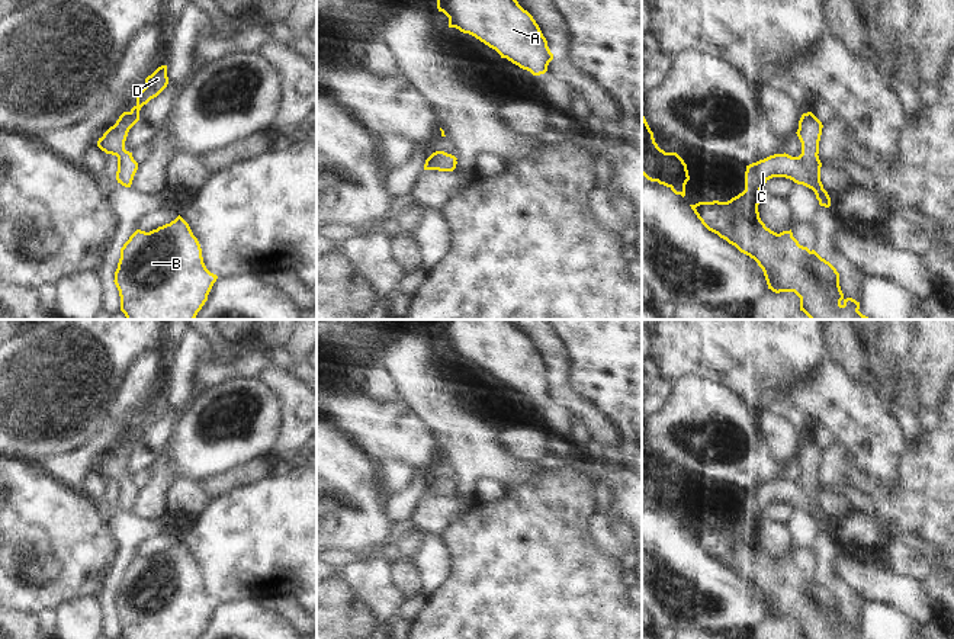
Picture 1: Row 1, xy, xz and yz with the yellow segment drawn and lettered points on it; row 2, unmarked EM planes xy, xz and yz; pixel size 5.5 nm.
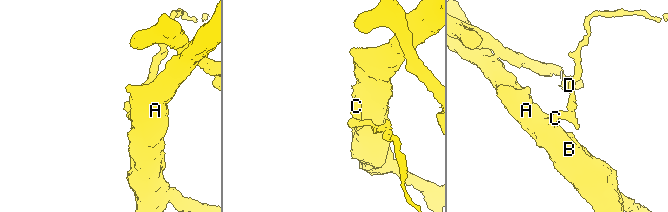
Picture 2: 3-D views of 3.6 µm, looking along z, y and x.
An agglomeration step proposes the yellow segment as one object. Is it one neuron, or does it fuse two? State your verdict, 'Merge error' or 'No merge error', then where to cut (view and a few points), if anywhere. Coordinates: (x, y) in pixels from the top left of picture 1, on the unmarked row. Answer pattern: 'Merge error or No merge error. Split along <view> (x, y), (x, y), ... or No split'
No merge error. No split

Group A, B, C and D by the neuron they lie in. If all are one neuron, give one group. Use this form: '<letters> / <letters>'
A B C D

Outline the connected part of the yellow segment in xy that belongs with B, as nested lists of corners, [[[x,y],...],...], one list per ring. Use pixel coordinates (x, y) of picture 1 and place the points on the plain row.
[[[179,540],[150,558],[136,555],[121,574],[115,610],[123,639],[197,639],[216,607],[202,582],[202,574],[189,549]]]

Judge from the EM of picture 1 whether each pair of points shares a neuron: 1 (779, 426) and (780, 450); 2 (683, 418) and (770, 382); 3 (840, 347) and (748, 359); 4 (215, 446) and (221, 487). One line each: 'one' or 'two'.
1: one
2: two
3: two
4: two

